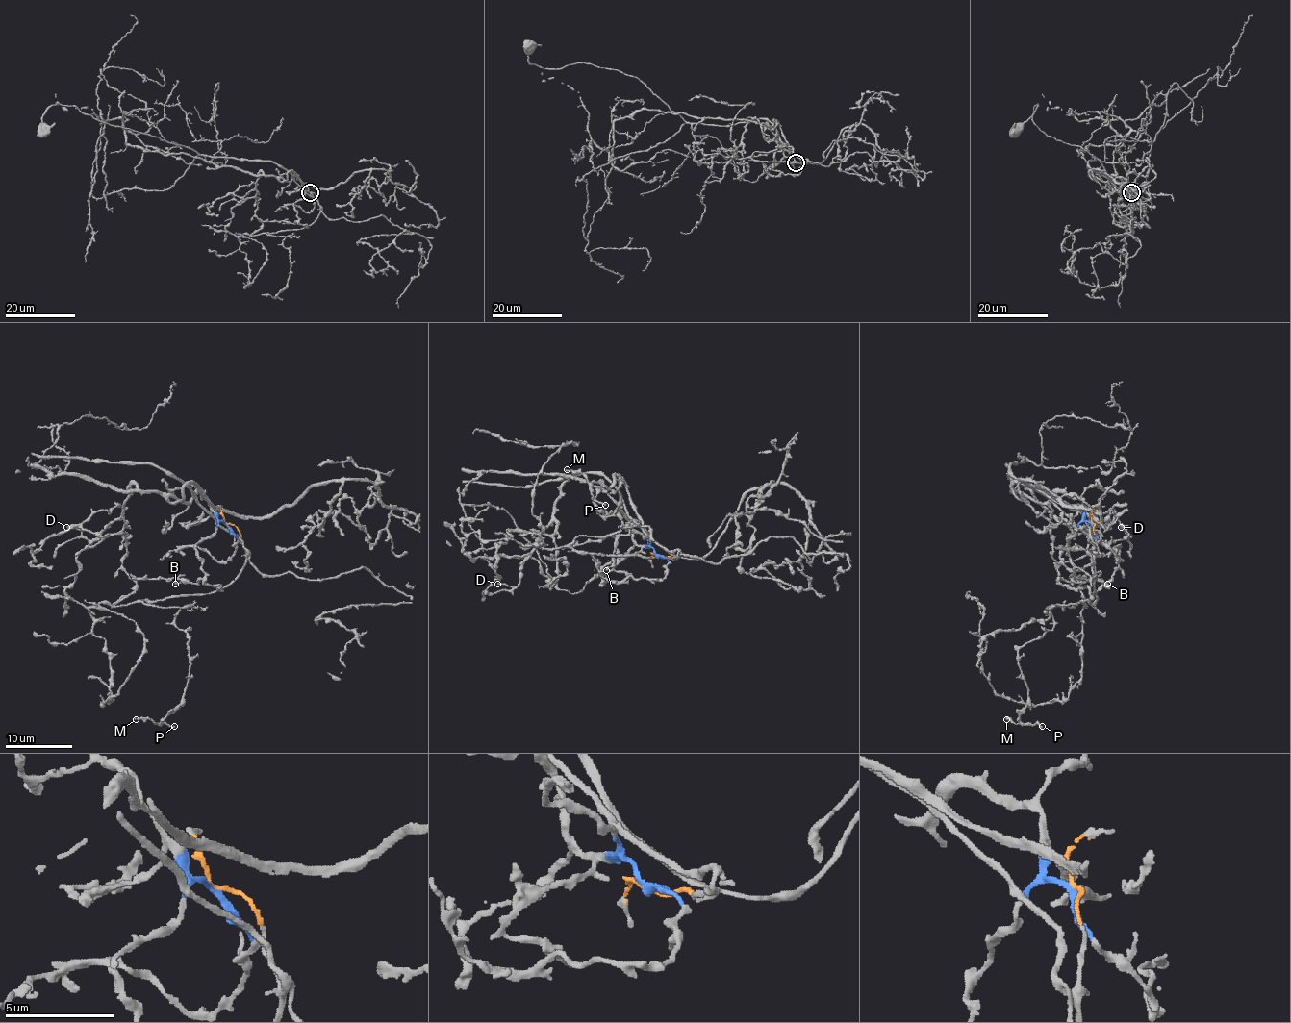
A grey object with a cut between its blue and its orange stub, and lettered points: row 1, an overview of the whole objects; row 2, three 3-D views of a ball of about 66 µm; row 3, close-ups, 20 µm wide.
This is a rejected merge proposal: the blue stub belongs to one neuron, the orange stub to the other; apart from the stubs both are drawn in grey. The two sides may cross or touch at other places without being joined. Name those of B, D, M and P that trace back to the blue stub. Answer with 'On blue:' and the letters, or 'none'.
On blue: B, D

